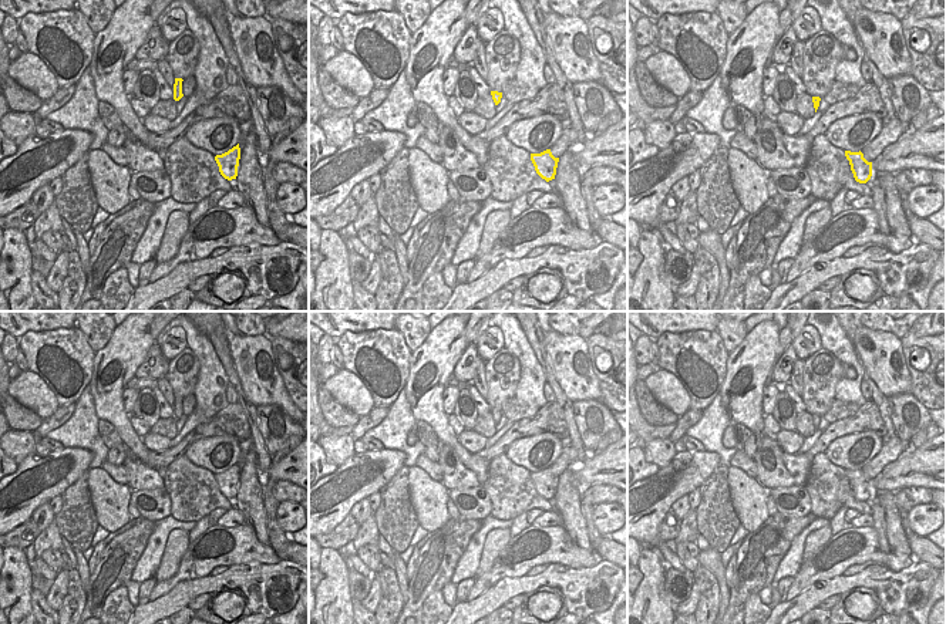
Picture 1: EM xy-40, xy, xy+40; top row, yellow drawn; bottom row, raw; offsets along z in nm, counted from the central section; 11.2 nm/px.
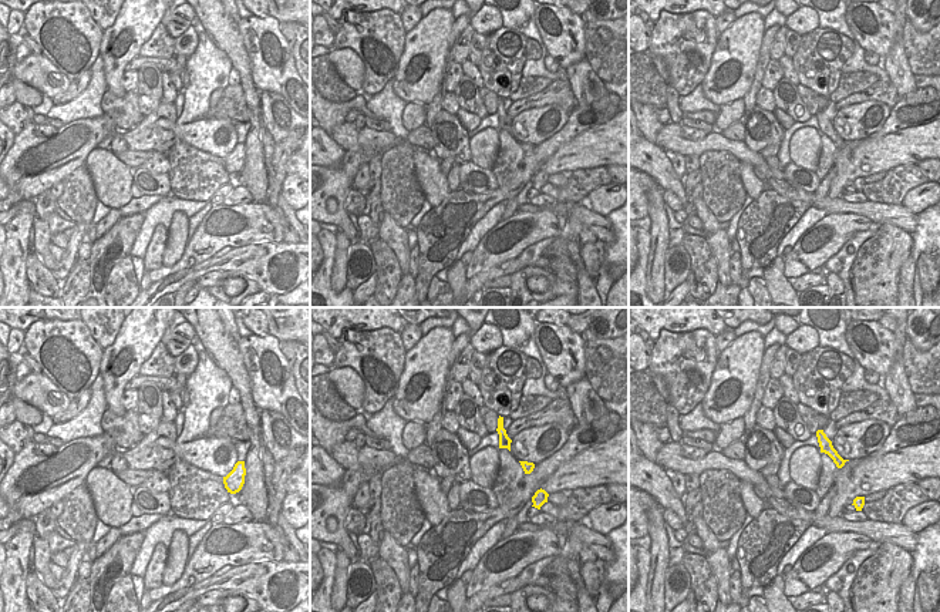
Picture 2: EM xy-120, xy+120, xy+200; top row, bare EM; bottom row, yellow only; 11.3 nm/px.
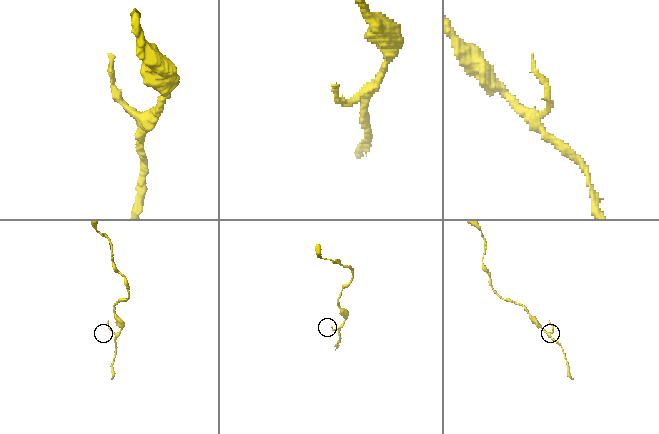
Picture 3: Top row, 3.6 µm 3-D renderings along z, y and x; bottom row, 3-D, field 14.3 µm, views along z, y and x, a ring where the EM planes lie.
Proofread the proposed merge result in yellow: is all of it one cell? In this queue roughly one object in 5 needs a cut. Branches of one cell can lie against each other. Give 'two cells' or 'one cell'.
one cell

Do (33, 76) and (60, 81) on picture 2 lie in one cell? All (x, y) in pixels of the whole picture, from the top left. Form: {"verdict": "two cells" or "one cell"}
{"verdict": "one cell"}

